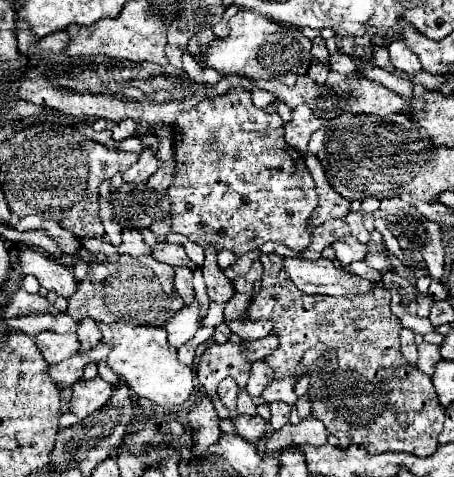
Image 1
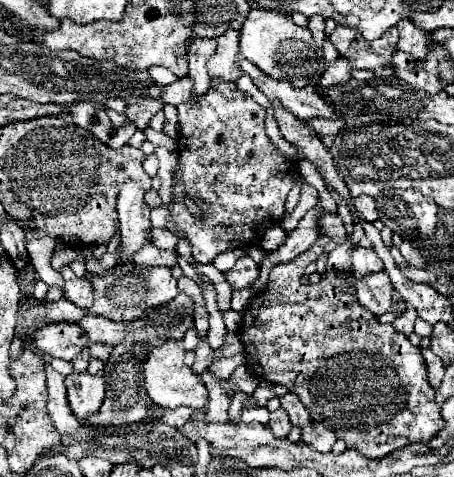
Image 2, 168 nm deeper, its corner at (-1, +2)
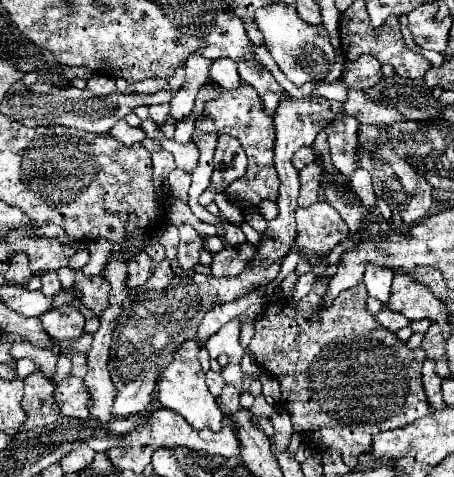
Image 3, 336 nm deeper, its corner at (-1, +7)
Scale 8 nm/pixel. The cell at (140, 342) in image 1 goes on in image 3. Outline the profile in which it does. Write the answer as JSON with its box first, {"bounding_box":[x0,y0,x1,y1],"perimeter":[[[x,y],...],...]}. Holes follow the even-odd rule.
{"bounding_box":[158,341,224,431],"perimeter":[[[184,341],[184,345],[180,347],[180,353],[176,353],[170,365],[166,365],[160,371],[158,399],[166,409],[180,413],[194,429],[208,427],[212,431],[220,431],[224,427],[224,415],[206,385],[206,377],[198,361],[198,351],[200,351],[200,345],[196,341]]]}

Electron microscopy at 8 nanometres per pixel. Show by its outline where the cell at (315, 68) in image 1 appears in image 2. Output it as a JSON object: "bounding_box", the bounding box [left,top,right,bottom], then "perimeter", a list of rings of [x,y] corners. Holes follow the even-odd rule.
{"bounding_box":[320,58,352,86],"perimeter":[[[336,58],[334,62],[330,62],[320,78],[320,86],[334,86],[334,84],[340,84],[340,82],[348,82],[352,76],[350,76],[350,64],[346,58]]]}

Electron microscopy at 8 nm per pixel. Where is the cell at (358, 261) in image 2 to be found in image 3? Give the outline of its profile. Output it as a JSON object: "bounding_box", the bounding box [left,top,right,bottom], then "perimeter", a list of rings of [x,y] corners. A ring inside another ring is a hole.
{"bounding_box":[364,265,394,305],"perimeter":[[[368,265],[364,273],[364,285],[368,289],[368,295],[378,299],[382,305],[388,305],[392,295],[392,277],[394,273],[388,273],[388,269],[376,269]]]}

